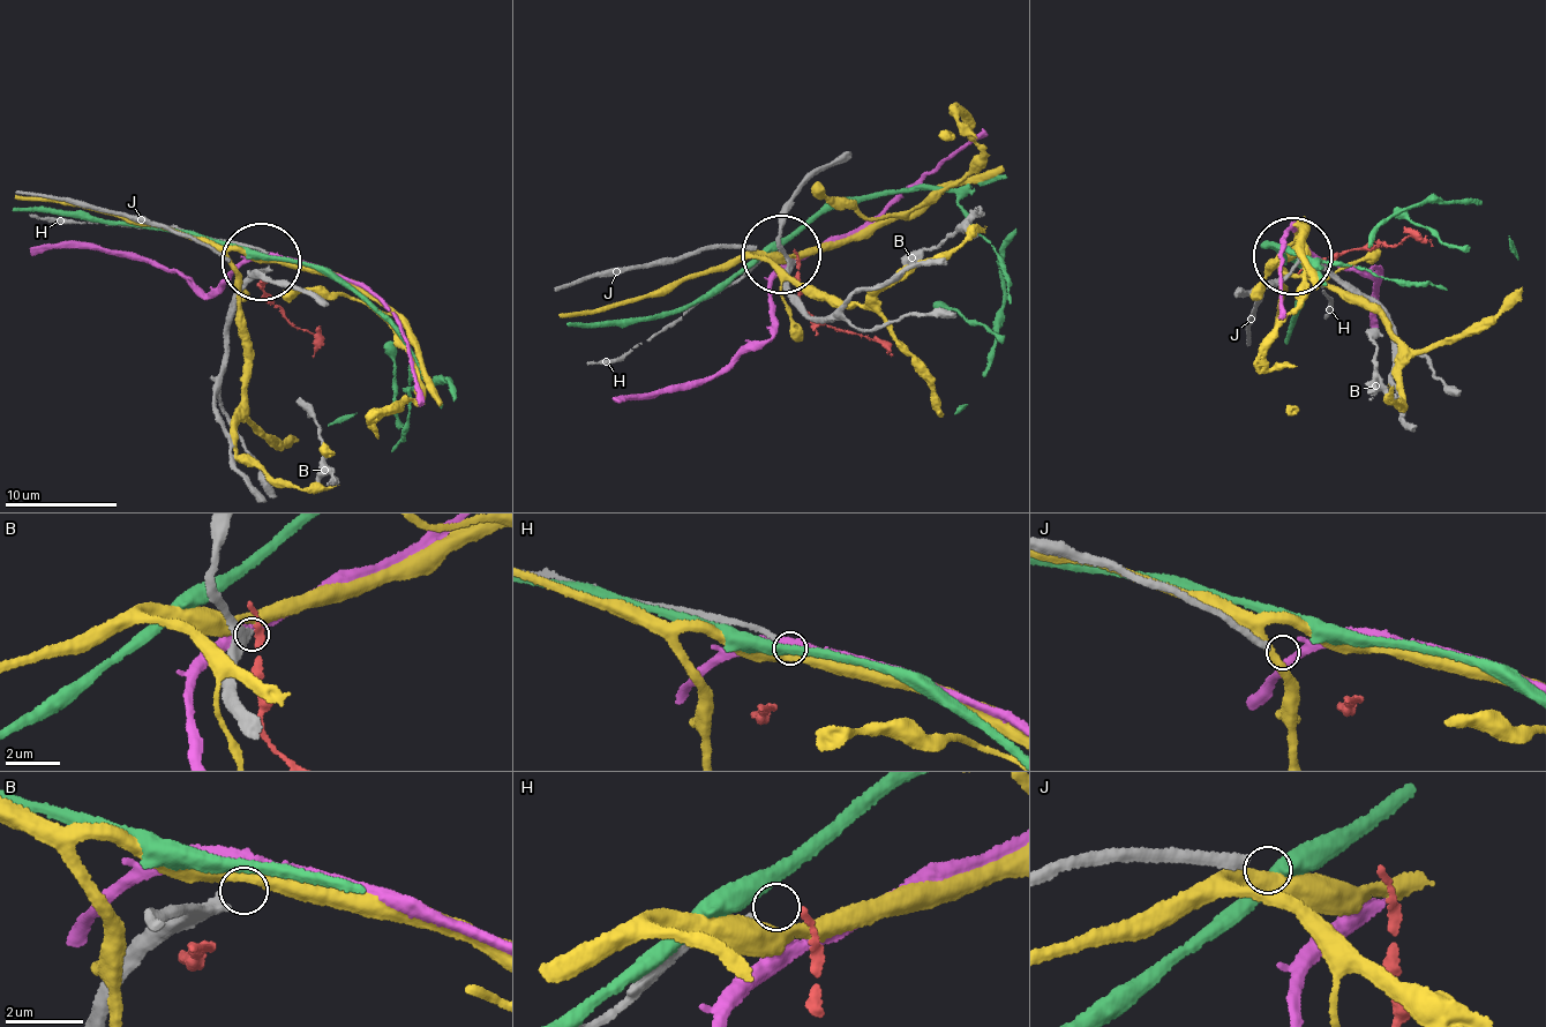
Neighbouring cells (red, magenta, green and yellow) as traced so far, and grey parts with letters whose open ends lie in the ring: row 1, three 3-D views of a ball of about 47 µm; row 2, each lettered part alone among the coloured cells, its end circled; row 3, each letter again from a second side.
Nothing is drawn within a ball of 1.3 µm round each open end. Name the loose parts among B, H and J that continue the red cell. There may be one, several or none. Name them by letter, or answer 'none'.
none

